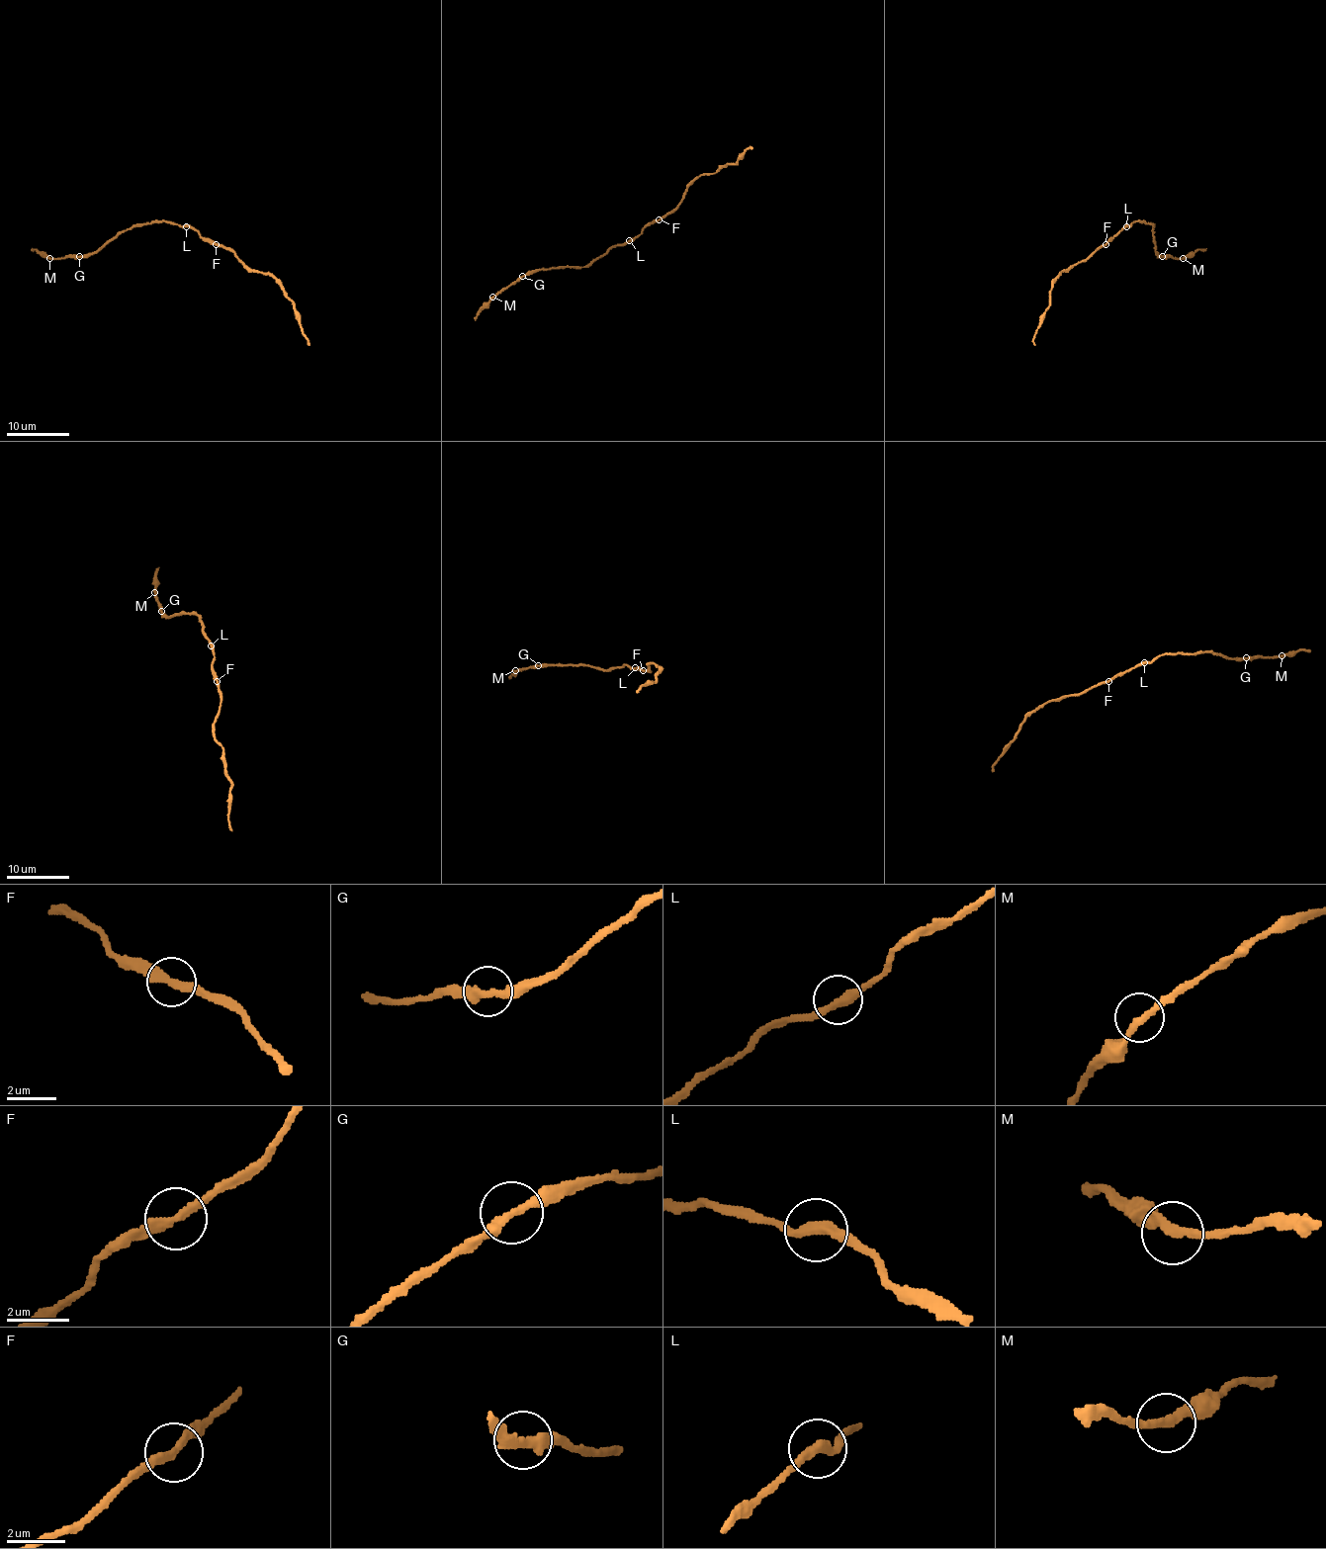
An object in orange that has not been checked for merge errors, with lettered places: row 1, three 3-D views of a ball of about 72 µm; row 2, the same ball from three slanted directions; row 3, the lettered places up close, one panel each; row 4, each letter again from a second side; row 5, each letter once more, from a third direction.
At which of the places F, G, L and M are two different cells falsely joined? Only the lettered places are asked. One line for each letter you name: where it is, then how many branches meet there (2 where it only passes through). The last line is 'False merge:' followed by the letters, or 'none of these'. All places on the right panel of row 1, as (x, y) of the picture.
F: Place: (1105, 244). Branches: 2
False merge: F

